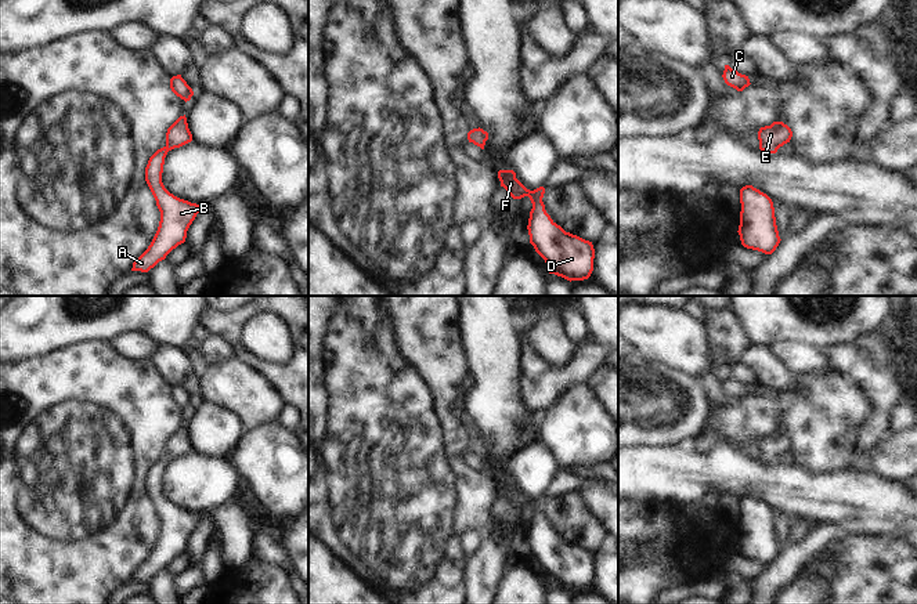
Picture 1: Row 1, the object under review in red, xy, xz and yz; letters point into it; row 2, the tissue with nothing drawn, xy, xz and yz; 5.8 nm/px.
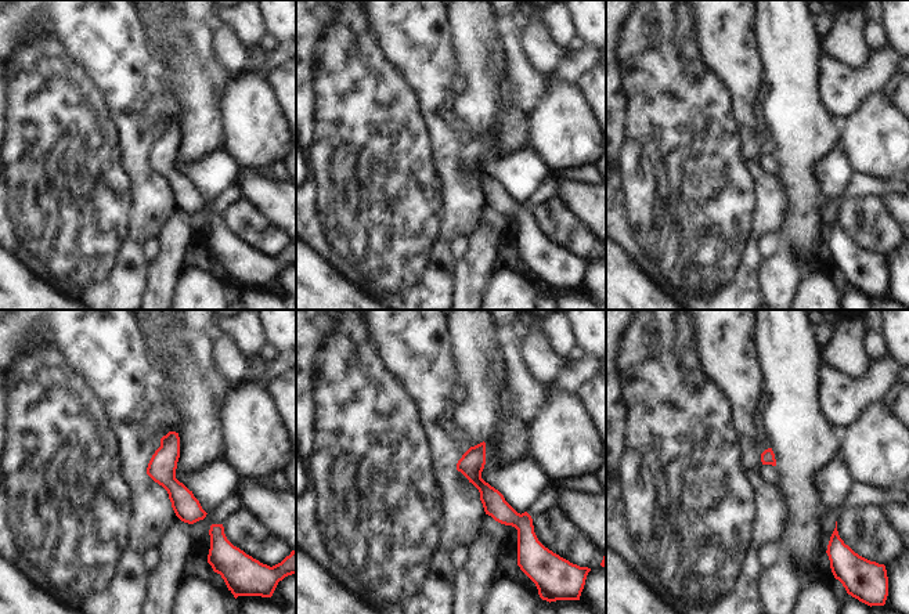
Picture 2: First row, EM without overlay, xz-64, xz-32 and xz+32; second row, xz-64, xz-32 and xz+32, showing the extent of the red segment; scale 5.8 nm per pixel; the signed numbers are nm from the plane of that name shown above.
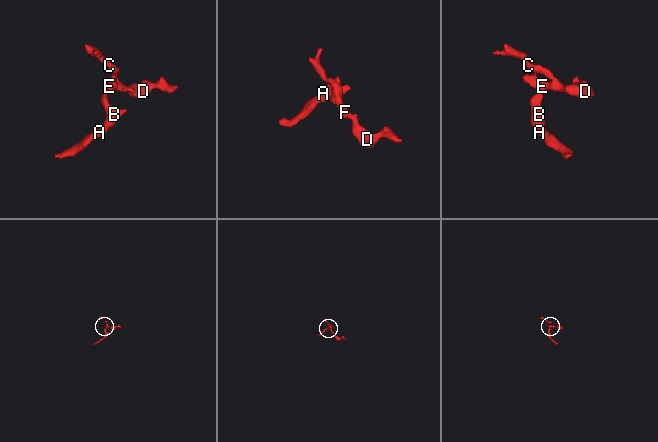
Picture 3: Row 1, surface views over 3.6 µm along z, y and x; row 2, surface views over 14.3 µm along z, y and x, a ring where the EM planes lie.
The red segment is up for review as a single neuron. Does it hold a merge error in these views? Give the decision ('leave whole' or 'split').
leave whole

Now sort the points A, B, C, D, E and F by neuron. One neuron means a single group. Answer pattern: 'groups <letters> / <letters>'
groups A B C D E F

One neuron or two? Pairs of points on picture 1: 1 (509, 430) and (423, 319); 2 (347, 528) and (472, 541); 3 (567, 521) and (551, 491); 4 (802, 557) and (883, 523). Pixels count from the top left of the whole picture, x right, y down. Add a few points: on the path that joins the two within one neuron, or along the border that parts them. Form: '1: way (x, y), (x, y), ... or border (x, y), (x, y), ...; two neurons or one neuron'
1: border (461, 340), (469, 372); two neurons
2: border (482, 530), (468, 530), (461, 536), (466, 556); two neurons
3: border (574, 491), (566, 491), (545, 499); two neurons
4: border (816, 524), (834, 523), (848, 536); two neurons

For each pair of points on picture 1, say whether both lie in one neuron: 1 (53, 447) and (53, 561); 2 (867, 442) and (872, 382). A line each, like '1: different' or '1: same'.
1: same
2: same

